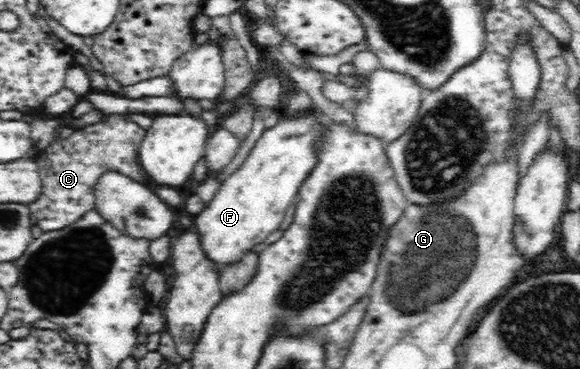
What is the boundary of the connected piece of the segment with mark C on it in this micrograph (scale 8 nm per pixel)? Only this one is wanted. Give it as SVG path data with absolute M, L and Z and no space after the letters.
M108 114L102 122L76 129L72 136L60 141L53 141L47 148L42 149L35 160L41 180L41 193L35 201L28 204L34 218L36 218L36 225L44 233L48 233L60 231L78 223L88 210L95 208L93 197L95 186L98 184L100 176L106 172L119 172L140 184L151 186L139 158L140 148L146 136L147 131L128 116Z

